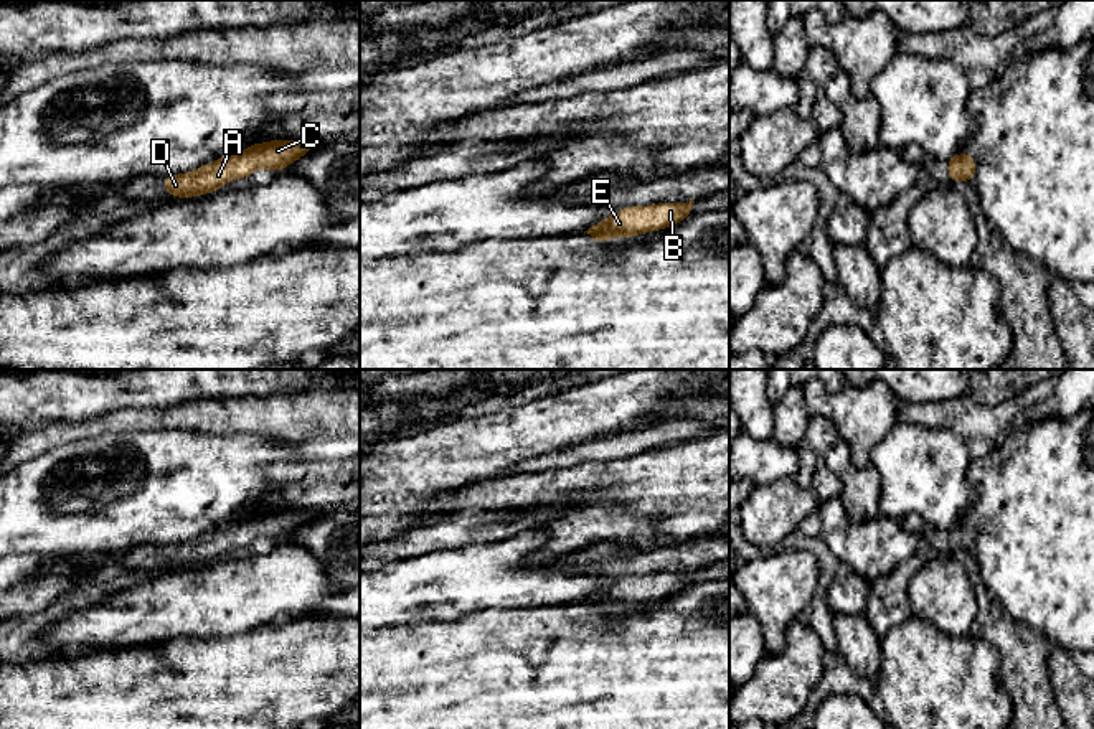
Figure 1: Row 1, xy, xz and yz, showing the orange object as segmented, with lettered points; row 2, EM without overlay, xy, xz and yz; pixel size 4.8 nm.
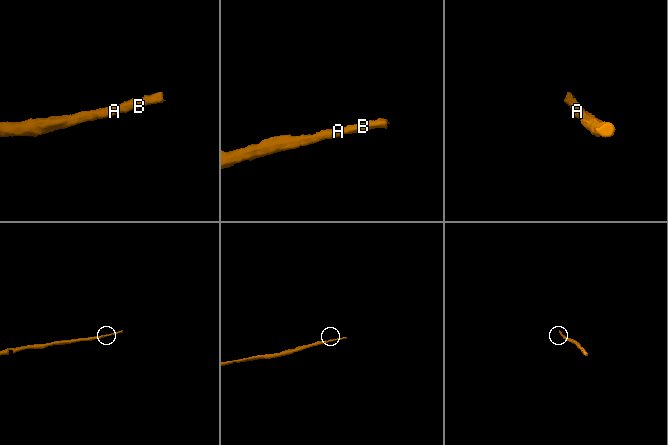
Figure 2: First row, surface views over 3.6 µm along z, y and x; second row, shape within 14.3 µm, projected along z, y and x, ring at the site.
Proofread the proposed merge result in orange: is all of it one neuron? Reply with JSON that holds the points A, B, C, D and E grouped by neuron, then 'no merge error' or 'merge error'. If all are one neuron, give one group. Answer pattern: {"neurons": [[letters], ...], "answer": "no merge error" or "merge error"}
{"neurons": [["A", "B", "C", "D", "E"]], "answer": "no merge error"}

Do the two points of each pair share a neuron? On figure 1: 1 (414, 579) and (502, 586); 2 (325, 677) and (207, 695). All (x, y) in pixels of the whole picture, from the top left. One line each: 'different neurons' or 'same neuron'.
1: same neuron
2: same neuron

